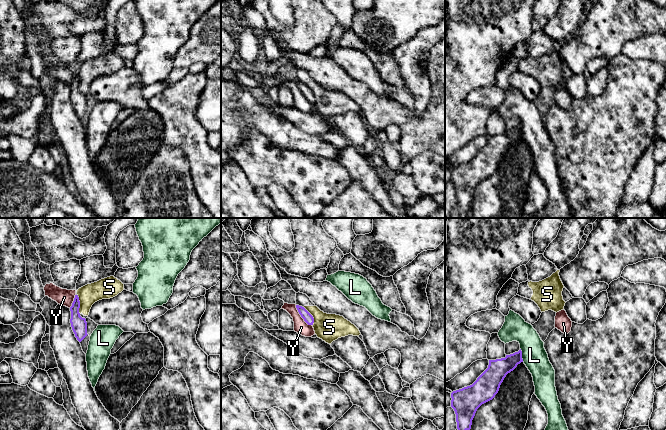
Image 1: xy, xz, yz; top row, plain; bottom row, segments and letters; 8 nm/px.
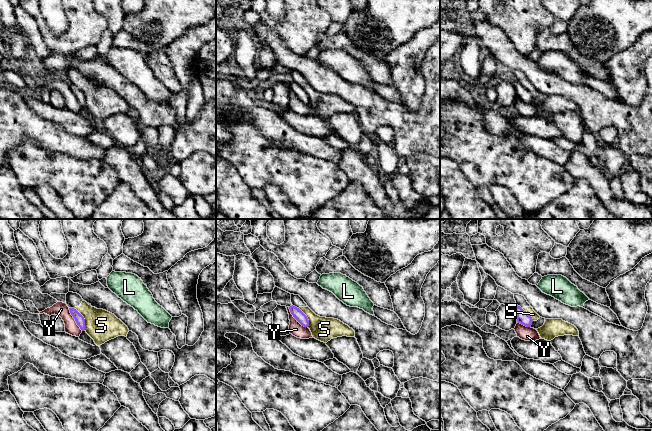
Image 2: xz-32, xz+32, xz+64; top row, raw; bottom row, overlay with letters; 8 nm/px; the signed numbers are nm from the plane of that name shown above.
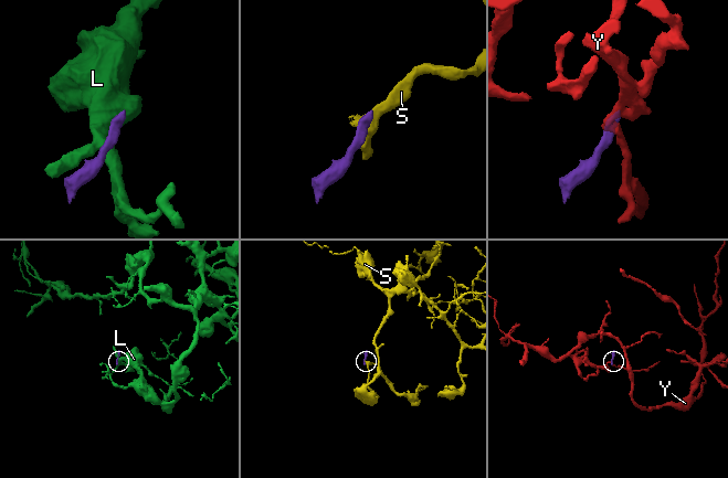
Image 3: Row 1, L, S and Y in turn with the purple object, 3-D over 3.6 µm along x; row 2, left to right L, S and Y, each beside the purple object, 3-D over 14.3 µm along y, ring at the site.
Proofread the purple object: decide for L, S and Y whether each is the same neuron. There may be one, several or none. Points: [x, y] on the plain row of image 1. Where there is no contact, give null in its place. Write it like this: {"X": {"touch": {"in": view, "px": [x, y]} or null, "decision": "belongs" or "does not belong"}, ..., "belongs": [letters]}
{"L": {"touch": {"in": "yz", "px": [521, 131]}, "decision": "does not belong"}, "S": {"touch": {"in": "xy", "px": [79, 80]}, "decision": "does not belong"}, "Y": {"touch": {"in": "xz", "px": [301, 92]}, "decision": "does not belong"}, "belongs": []}

